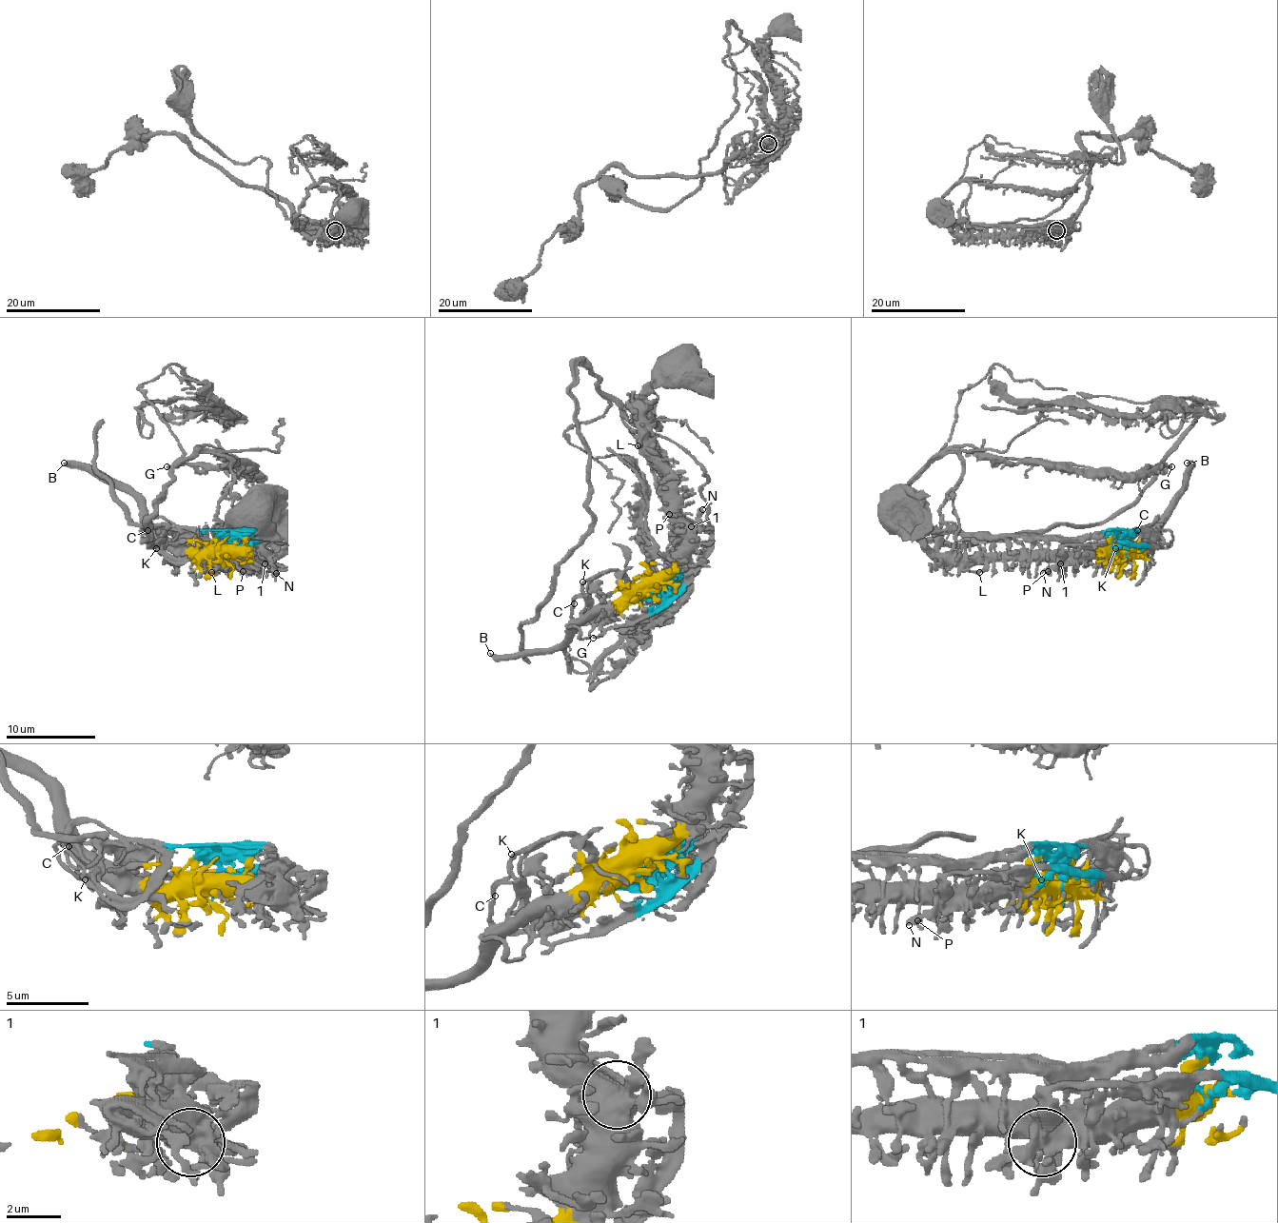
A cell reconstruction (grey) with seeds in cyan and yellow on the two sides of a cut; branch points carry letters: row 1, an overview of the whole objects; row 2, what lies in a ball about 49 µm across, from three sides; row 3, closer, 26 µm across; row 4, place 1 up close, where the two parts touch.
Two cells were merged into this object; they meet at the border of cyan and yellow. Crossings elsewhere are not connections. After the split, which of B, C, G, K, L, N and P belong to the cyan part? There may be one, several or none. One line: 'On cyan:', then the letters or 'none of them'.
On cyan: C, G, K

